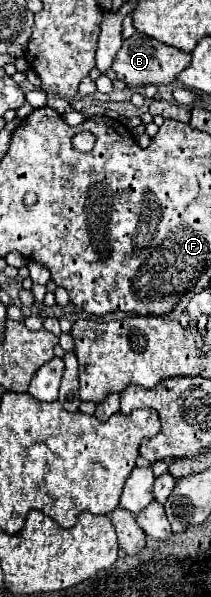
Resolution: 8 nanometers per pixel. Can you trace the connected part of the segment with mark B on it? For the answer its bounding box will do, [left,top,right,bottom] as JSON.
[112,33,190,87]

